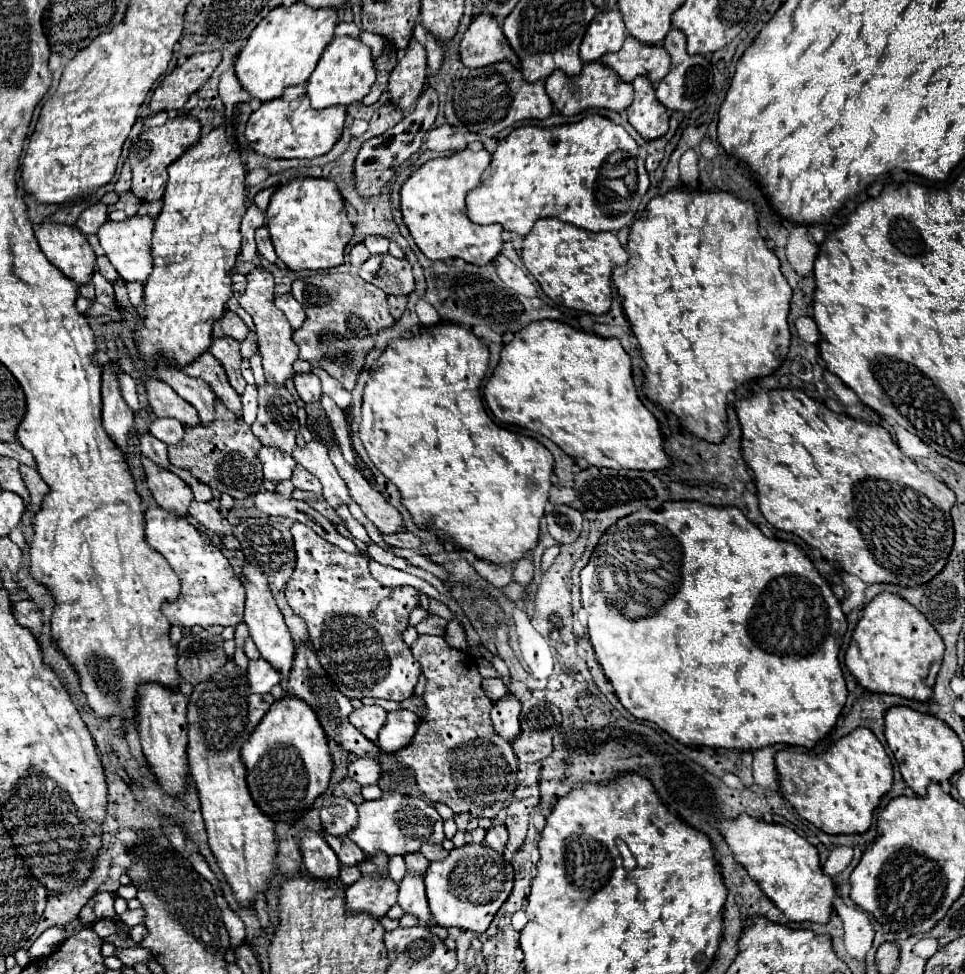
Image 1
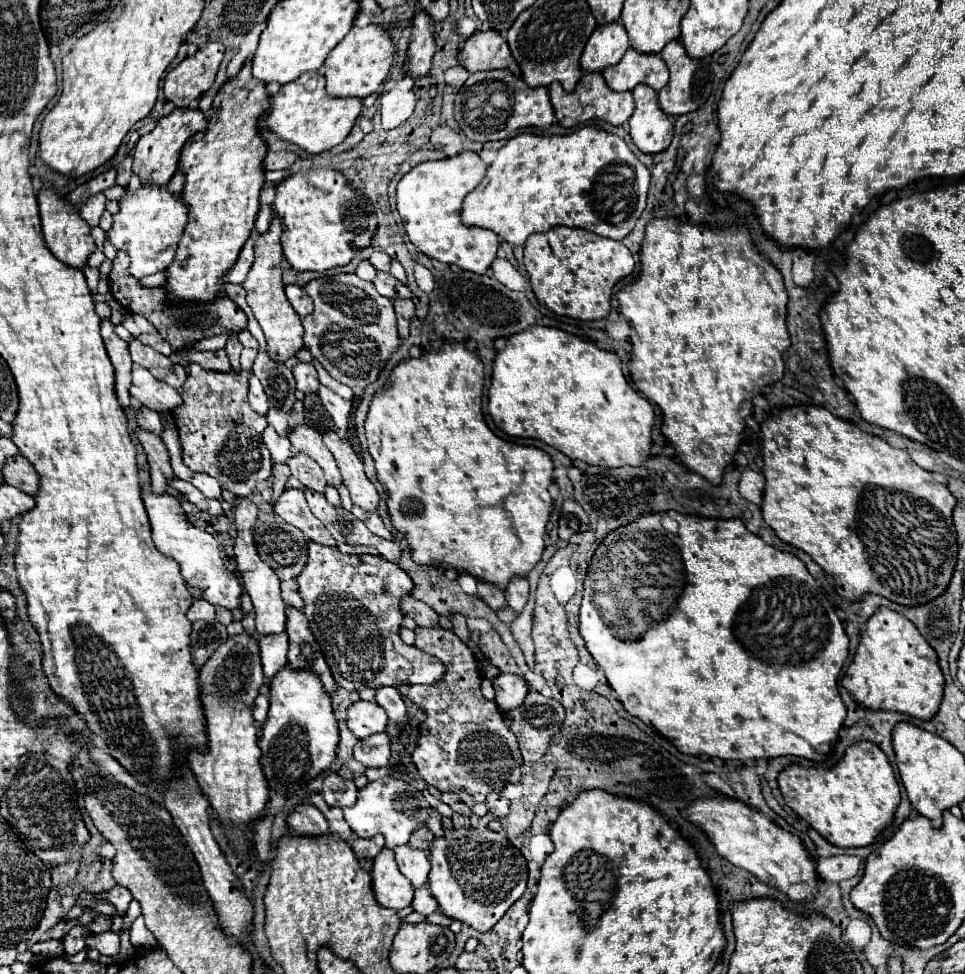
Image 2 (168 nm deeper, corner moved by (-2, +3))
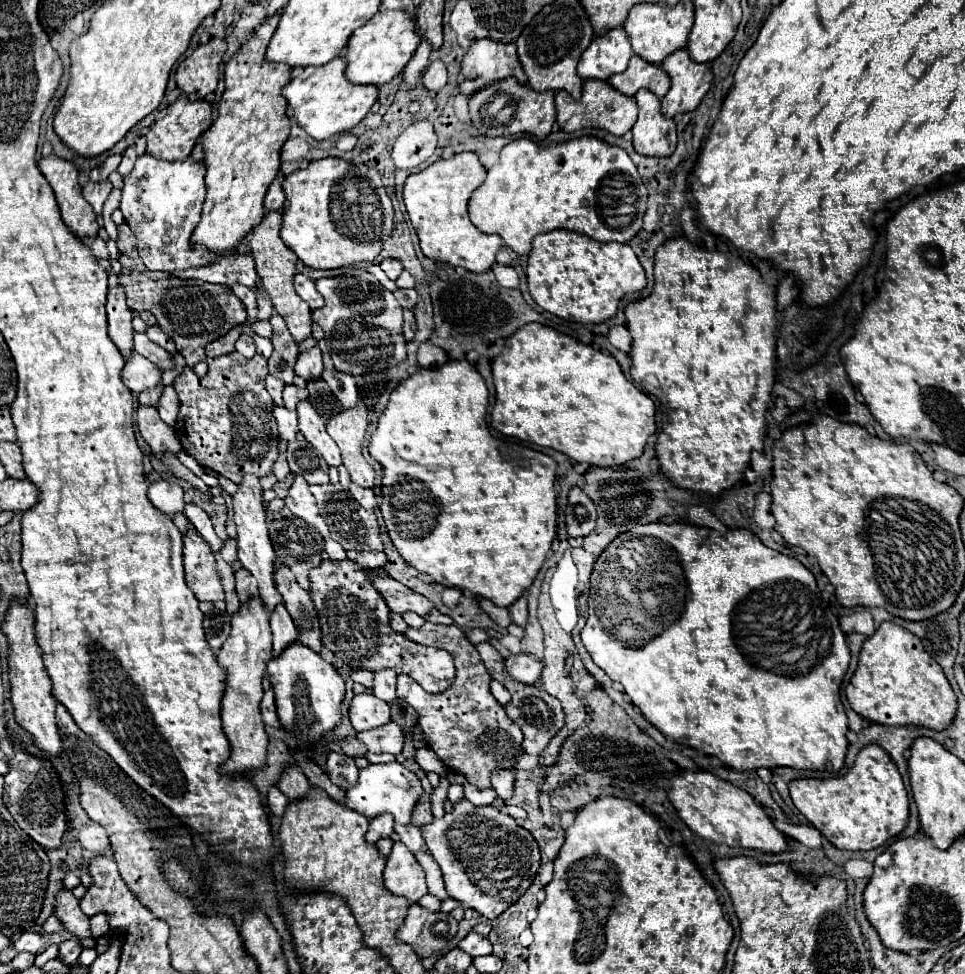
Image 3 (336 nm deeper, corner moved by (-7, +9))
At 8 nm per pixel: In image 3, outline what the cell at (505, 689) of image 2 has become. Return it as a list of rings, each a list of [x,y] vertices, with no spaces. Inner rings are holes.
[[[511,654],[505,660],[505,672],[507,676],[511,676],[513,680],[521,682],[521,684],[535,684],[541,676],[541,660],[529,656],[529,654]]]

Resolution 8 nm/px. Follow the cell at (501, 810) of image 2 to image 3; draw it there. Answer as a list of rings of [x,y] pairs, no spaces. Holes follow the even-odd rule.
[[[495,770],[491,782],[493,782],[493,790],[501,800],[509,800],[513,796],[513,786],[515,786],[513,770]]]

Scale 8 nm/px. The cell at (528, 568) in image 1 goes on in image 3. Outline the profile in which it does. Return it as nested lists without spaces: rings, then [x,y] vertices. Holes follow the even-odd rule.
[[[521,596],[517,598],[511,606],[509,606],[509,614],[511,614],[511,620],[519,626],[525,626],[527,624],[527,598]]]

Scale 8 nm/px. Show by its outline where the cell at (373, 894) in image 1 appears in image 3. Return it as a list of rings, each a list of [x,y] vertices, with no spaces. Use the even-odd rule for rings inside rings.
[[[393,842],[383,878],[389,892],[393,892],[395,896],[403,896],[409,902],[417,902],[427,894],[425,874],[415,856],[401,842]]]

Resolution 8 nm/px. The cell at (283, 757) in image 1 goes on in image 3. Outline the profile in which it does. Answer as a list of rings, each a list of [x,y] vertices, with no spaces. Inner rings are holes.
[[[291,644],[283,656],[269,660],[267,672],[271,674],[271,684],[275,690],[277,716],[283,730],[295,742],[295,752],[301,754],[307,748],[313,748],[313,744],[321,740],[323,732],[331,732],[341,722],[341,702],[345,694],[343,678],[311,648],[303,644]]]

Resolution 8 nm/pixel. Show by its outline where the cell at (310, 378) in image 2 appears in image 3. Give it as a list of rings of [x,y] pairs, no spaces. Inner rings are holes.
[[[315,346],[315,348],[307,350],[307,352],[303,352],[303,354],[297,358],[295,372],[297,372],[297,376],[301,376],[301,378],[305,378],[305,380],[317,380],[317,378],[321,378],[321,372],[323,372],[321,350]]]

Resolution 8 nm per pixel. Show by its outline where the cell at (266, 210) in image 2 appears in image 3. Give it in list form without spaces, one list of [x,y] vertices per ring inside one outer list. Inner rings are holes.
[[[273,182],[265,194],[265,212],[277,212],[281,210],[285,202],[285,194],[281,190],[281,184],[279,182]]]

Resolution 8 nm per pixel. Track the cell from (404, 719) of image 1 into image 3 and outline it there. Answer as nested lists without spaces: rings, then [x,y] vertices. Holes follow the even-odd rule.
[[[381,670],[375,674],[375,684],[373,684],[373,694],[385,702],[395,702],[397,700],[397,688],[395,688],[397,674],[393,670]]]

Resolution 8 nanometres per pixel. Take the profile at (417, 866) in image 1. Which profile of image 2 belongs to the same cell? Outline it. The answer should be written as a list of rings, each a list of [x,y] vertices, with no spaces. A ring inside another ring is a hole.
[[[422,826],[422,828],[412,832],[408,844],[414,848],[430,848],[430,840],[434,840],[434,834],[426,826]]]

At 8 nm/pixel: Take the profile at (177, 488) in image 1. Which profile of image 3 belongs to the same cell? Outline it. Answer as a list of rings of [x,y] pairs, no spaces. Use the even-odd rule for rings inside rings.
[[[139,406],[137,408],[137,426],[139,426],[141,436],[151,446],[151,450],[157,458],[161,458],[167,452],[171,452],[171,454],[181,452],[181,444],[179,444],[175,432],[159,418],[157,408]]]

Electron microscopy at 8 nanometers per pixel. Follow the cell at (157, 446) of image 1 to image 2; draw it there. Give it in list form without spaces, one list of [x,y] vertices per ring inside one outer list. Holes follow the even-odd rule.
[[[140,408],[136,412],[136,420],[142,428],[154,432],[154,434],[162,434],[162,418],[160,418],[160,412],[156,410],[150,410],[150,408]]]

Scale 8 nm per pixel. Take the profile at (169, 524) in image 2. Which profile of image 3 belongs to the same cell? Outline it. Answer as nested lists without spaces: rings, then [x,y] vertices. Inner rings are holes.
[[[159,480],[159,482],[151,484],[151,488],[149,488],[147,494],[149,494],[151,504],[159,512],[163,512],[165,516],[169,516],[169,518],[173,518],[175,514],[183,512],[183,508],[185,508],[183,490],[177,484],[169,484],[165,480]]]

